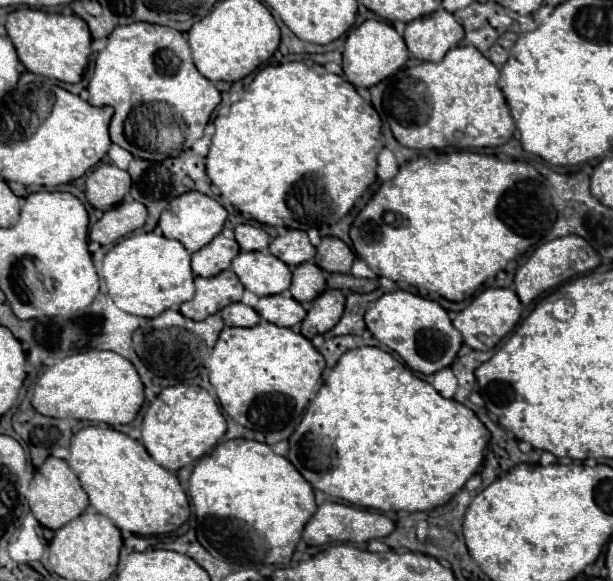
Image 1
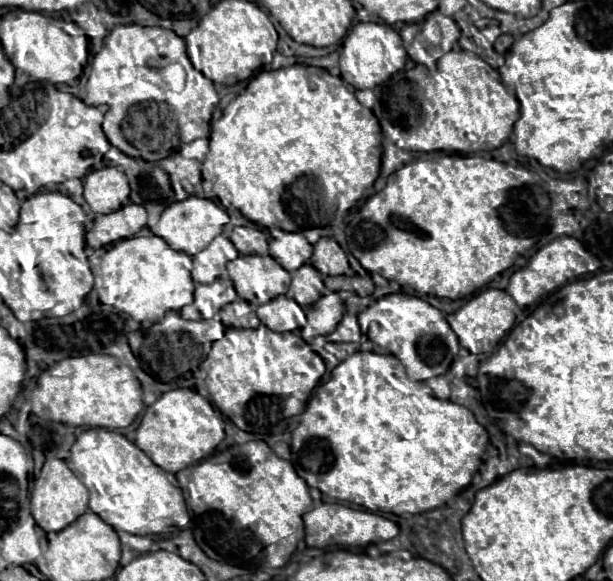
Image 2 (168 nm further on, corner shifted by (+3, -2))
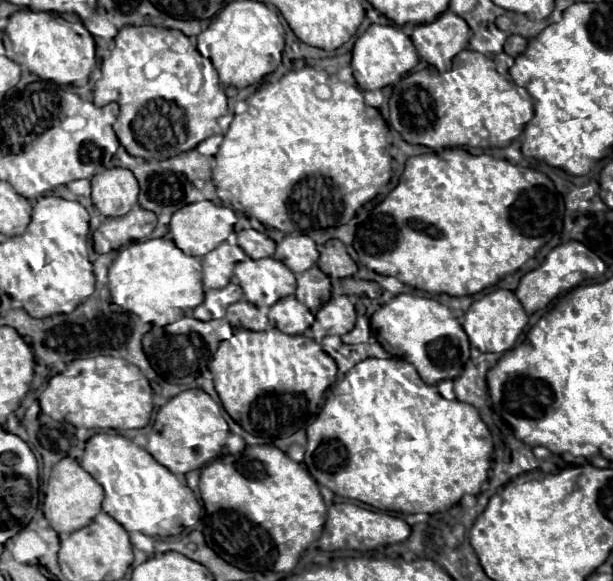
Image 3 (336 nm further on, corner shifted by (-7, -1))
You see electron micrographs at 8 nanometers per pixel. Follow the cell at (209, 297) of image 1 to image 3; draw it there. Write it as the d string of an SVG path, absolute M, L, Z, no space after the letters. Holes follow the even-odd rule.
M232 277L224 289L208 289L204 301L194 309L193 315L201 321L222 319L226 315L228 305L240 301L242 297L244 297L242 287L238 279Z

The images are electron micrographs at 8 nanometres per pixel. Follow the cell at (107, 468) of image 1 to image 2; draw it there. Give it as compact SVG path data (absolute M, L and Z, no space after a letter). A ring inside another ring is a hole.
M106 428L84 430L70 448L68 466L90 490L90 510L118 532L166 534L170 528L184 528L190 522L182 490L170 484L166 472L118 432Z

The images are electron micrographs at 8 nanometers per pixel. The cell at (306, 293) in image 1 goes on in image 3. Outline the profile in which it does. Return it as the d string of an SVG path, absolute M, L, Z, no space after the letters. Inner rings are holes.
M316 265L304 273L298 273L296 299L316 313L320 305L330 299L330 277L324 275Z

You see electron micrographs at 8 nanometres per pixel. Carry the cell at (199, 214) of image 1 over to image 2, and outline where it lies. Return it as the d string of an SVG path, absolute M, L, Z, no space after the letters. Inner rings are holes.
M190 196L190 198L182 200L182 202L174 202L172 206L168 206L162 212L162 216L160 216L160 220L158 220L156 228L154 228L154 234L164 238L166 244L172 250L178 250L178 252L184 252L188 256L194 256L202 248L206 248L218 234L222 234L222 228L226 224L228 224L226 210L216 206L212 200Z

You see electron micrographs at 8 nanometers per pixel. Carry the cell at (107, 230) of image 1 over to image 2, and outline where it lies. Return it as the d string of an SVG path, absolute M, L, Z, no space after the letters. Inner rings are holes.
M128 204L112 214L96 216L94 226L86 232L86 244L90 248L102 248L124 238L132 238L146 226L146 210L138 204Z

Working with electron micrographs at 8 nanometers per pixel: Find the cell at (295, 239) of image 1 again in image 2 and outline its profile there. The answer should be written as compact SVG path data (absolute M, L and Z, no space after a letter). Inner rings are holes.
M280 232L280 236L270 240L270 256L292 272L310 260L312 246L298 232Z

